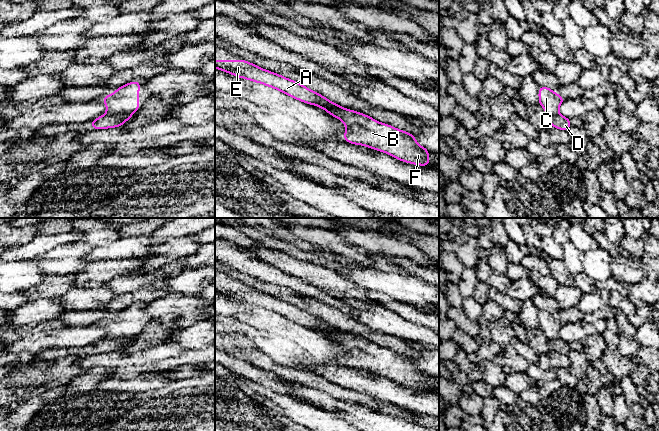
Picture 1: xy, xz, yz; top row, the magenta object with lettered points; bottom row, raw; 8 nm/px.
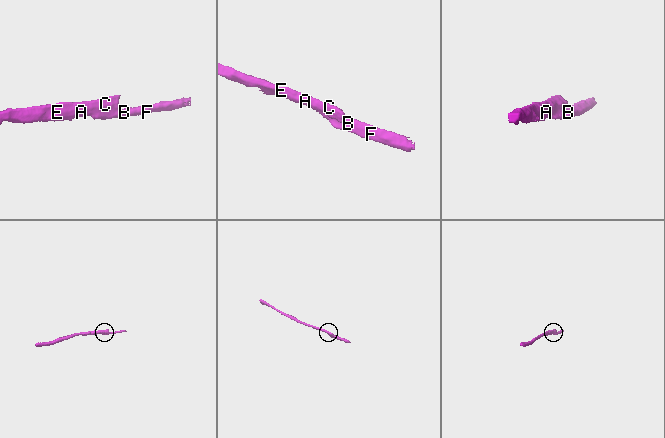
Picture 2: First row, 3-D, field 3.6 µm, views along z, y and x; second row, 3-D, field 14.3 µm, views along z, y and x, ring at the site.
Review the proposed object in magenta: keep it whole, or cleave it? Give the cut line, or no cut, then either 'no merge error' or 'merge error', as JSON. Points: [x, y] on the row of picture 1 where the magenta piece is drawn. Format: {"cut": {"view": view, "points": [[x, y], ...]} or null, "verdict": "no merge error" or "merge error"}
{"cut": {"view": "xy", "points": [[131, 112], [106, 114]]}, "verdict": "merge error"}

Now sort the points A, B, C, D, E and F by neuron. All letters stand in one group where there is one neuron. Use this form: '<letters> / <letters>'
A C E / B D F

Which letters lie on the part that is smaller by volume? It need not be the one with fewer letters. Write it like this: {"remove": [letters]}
{"remove": ["B", "D", "F"]}

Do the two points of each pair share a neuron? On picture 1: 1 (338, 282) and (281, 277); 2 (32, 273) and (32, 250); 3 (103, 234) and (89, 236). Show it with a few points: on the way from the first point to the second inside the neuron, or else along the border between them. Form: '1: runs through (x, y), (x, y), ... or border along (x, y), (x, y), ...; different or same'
1: border along (279, 268), (286, 273), (313, 284), (321, 290); different
2: border along (30, 259), (19, 259), (10, 262); different
3: runs through (100, 234), (92, 234); same

